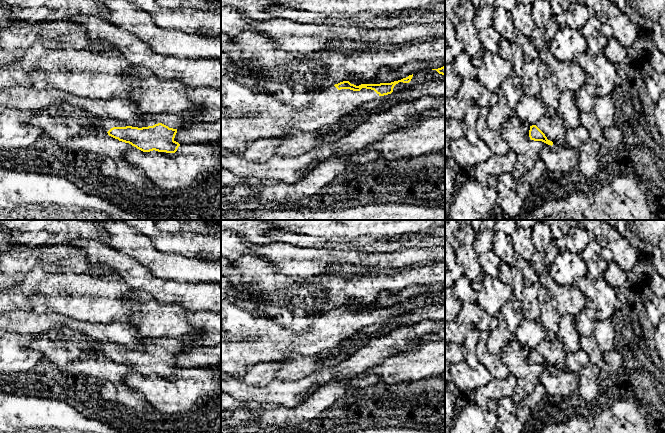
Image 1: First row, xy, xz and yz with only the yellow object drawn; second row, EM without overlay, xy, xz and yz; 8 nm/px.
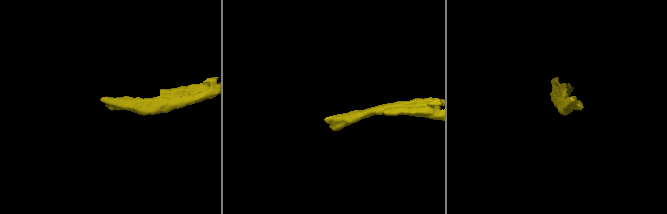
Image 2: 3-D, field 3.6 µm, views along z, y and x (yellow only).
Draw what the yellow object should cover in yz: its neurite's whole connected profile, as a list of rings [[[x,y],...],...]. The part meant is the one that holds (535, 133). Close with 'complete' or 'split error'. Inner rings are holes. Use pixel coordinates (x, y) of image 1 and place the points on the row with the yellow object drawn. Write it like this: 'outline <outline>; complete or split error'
outline [[[546,114],[535,125],[530,126],[529,137],[531,140],[558,147],[565,145],[565,131],[566,128],[559,115]]]; split error

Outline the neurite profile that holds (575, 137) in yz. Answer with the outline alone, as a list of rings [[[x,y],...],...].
[[[581,125],[566,129],[565,131],[565,145],[576,150],[589,139],[590,135],[587,129]]]

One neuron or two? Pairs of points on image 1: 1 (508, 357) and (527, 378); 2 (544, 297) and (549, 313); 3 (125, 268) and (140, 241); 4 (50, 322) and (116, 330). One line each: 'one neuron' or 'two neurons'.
1: one neuron
2: one neuron
3: two neurons
4: one neuron

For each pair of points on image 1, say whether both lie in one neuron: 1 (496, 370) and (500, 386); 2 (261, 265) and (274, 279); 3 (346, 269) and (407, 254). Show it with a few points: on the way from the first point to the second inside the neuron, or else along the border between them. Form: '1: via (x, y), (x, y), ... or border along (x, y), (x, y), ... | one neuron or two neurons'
1: border along (492, 377), (505, 380) | two neurons
2: via (263, 268), (271, 276) | one neuron
3: border along (336, 266), (344, 264), (364, 265), (383, 270) | two neurons

